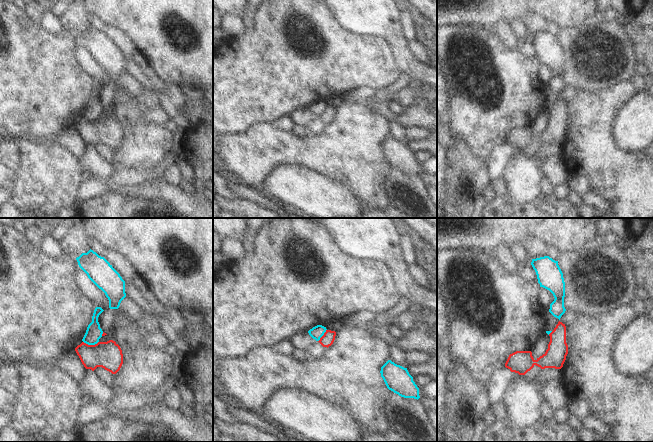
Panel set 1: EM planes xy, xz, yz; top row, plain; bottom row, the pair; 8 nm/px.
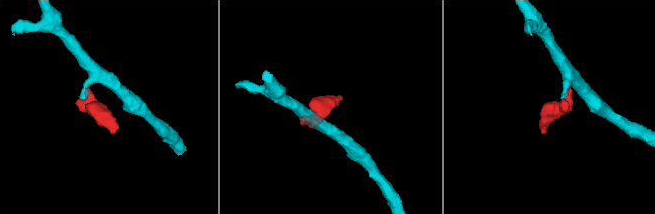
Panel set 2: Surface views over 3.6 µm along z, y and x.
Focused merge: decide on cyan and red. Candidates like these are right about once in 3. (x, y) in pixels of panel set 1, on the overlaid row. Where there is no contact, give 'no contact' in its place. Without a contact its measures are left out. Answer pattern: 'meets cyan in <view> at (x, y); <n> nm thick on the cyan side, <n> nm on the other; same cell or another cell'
meets cyan in xy at (91, 344); 130 nm thick on the cyan side, 220 nm on the other; another cell

